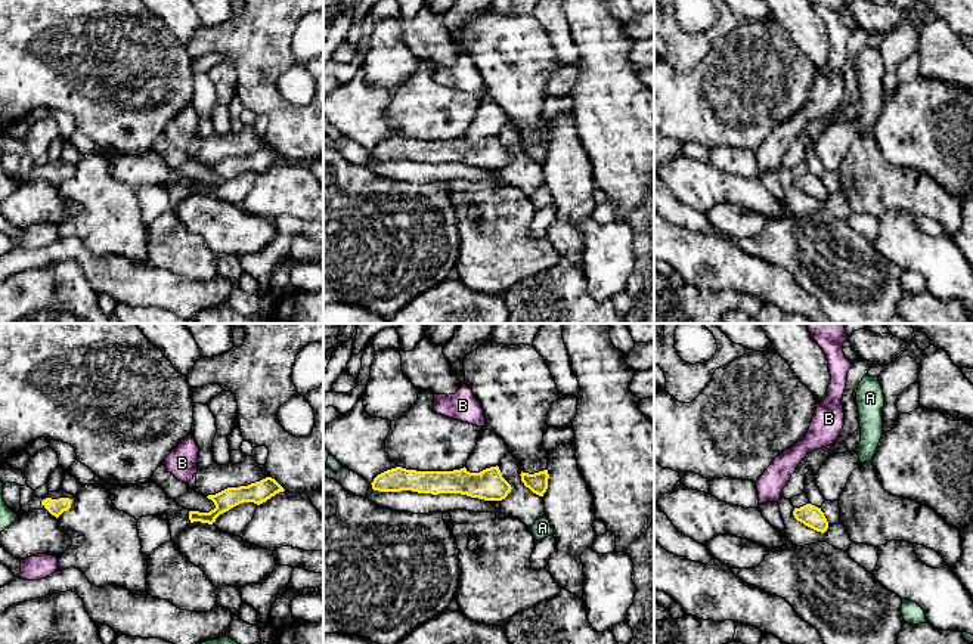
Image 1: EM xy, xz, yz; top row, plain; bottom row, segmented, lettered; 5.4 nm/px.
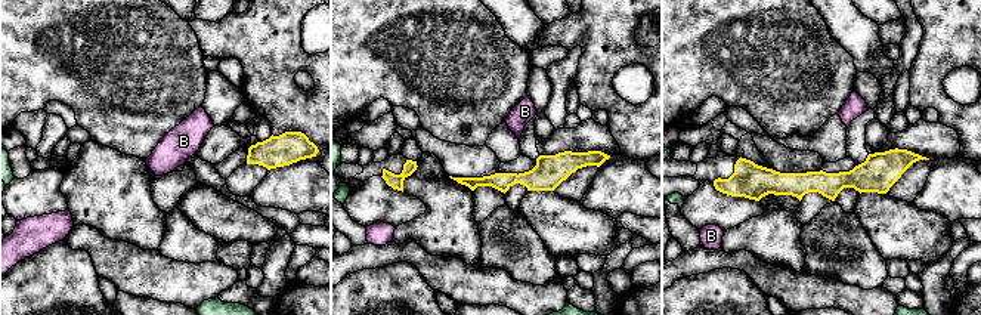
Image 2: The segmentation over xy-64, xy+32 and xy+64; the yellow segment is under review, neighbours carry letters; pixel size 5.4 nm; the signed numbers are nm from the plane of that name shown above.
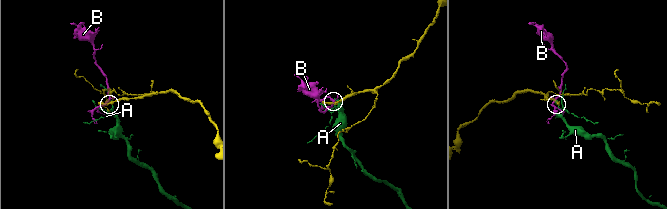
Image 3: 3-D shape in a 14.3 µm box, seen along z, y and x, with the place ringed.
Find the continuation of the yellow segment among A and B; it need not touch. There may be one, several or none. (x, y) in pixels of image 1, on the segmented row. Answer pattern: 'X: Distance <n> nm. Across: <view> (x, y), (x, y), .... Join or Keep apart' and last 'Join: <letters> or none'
A: Distance 110 nm. Across: xz (542, 495), (544, 516). Keep apart
B: Distance 100 nm. Across: yz (795, 508), (778, 499). Keep apart
Join: none

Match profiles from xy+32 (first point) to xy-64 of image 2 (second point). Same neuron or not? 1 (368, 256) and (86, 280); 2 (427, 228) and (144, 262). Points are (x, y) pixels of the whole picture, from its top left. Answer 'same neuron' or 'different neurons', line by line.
1: different neurons
2: different neurons

